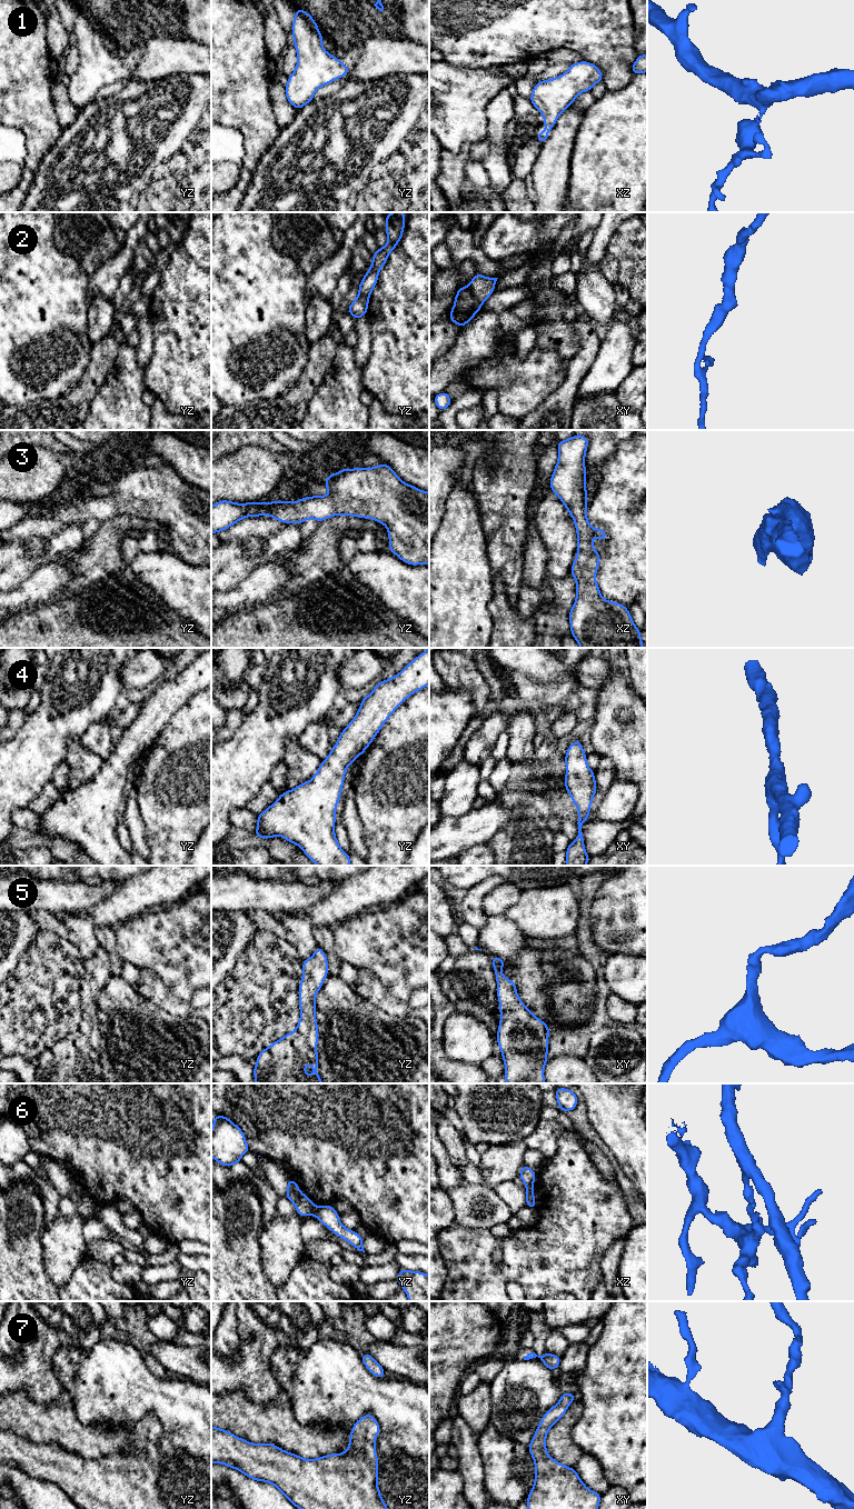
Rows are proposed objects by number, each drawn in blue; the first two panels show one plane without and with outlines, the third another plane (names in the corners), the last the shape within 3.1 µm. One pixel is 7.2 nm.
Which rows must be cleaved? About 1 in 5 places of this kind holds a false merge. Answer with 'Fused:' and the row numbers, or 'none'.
Fused: 2, 6

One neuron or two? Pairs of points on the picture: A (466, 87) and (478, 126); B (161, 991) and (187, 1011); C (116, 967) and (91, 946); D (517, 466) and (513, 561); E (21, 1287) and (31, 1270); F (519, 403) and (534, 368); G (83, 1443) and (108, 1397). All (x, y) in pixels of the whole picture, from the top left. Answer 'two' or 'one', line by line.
A: one
B: one
C: two
D: one
E: one
F: one
G: two

